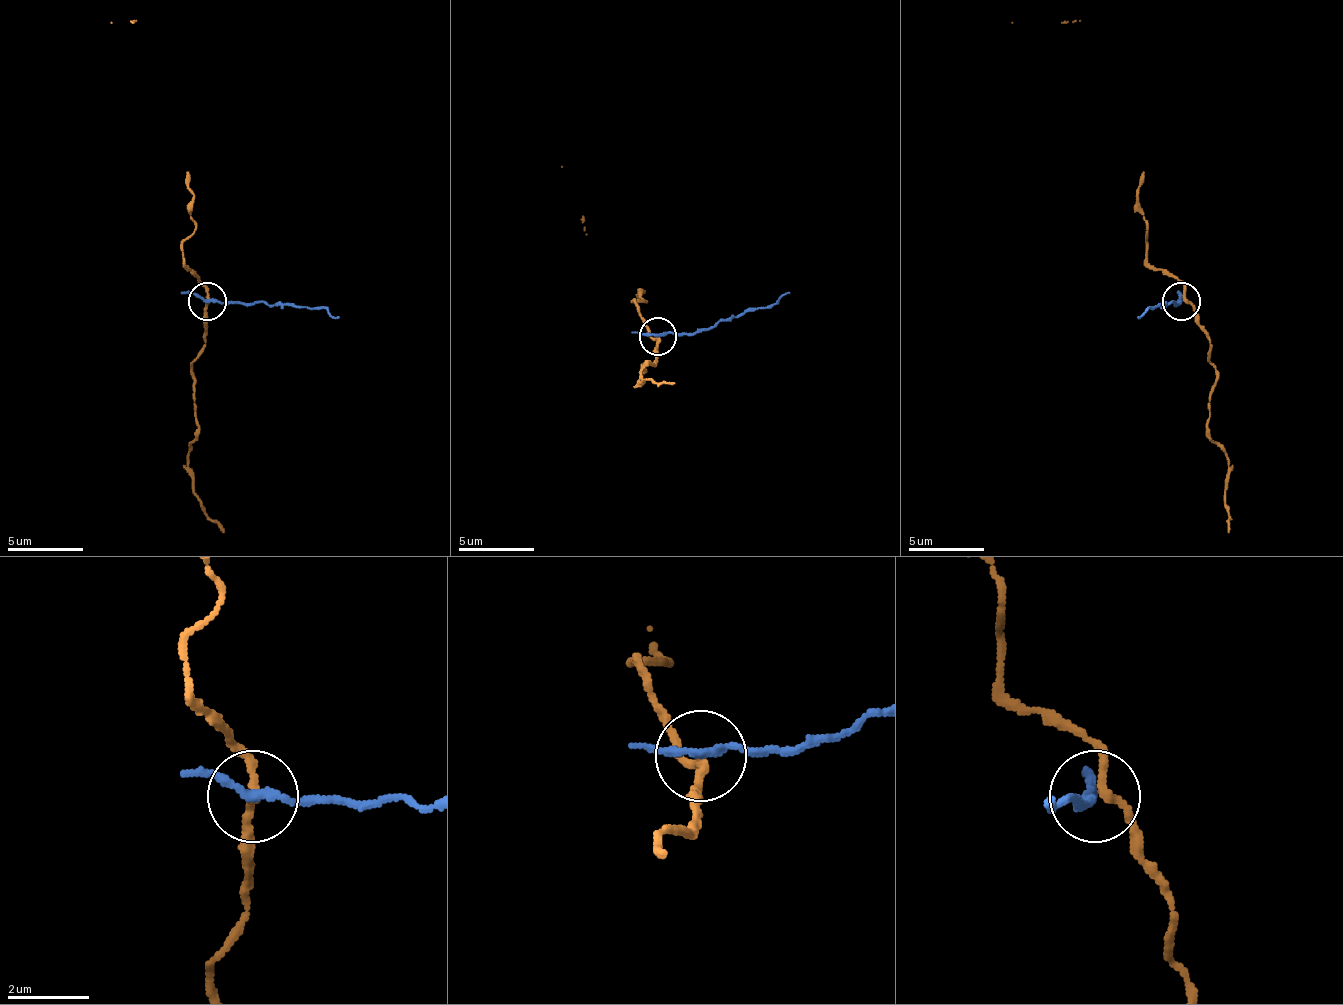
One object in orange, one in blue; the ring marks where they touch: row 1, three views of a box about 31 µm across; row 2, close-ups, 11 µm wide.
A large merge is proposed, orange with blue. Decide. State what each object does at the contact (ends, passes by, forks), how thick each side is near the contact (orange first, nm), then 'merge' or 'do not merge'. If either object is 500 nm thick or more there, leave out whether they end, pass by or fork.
orange passes by; blue passes by; calibres 190 and 200 nm; do not merge

